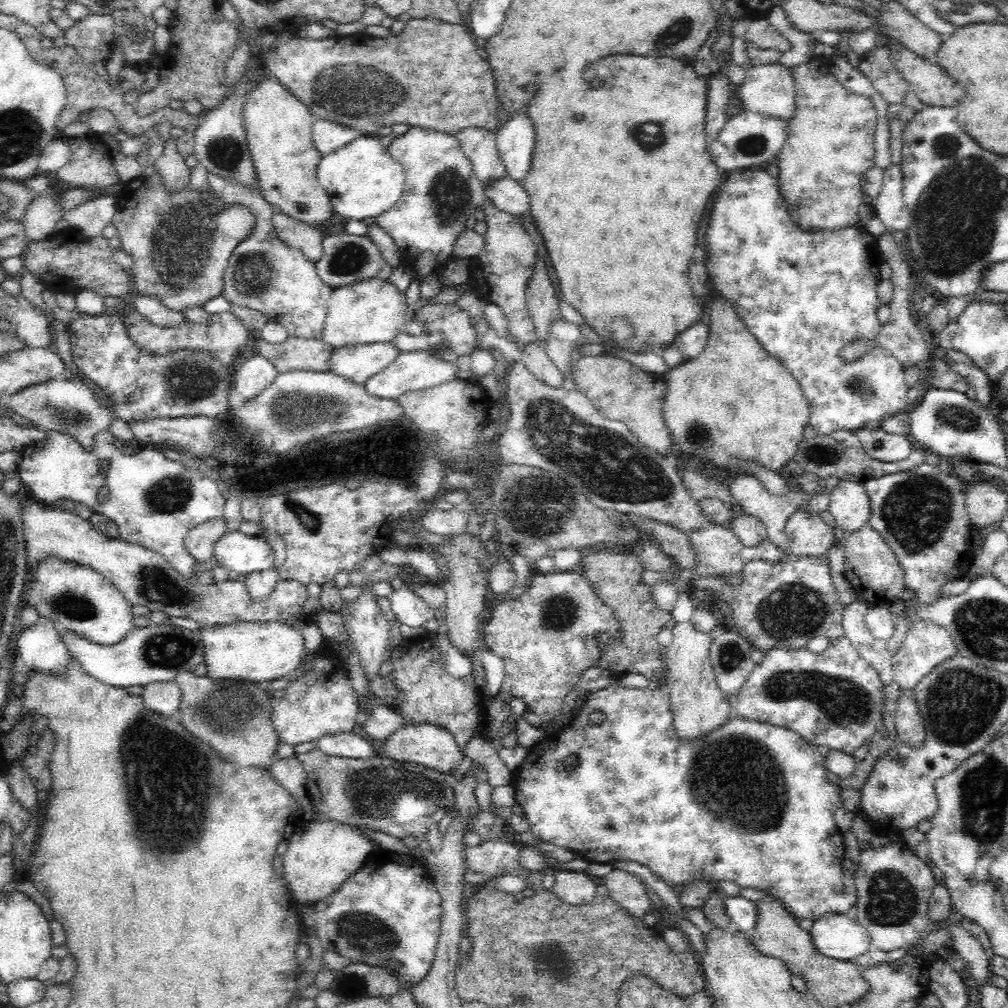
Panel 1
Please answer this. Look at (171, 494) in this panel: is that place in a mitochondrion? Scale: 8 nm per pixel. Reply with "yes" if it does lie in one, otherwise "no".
yes

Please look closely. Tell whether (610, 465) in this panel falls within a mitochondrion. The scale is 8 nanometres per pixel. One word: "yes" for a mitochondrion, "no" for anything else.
yes

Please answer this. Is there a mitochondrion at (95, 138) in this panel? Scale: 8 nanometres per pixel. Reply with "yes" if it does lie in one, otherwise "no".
no

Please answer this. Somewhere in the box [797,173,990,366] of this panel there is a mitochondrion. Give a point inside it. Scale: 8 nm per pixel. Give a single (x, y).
(949, 263)

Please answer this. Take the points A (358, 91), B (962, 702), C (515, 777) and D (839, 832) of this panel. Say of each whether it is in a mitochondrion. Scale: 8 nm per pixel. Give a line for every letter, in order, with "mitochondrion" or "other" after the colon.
A: mitochondrion
B: mitochondrion
C: other
D: other

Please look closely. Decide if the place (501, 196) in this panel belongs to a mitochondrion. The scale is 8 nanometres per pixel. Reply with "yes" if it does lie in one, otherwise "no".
no

